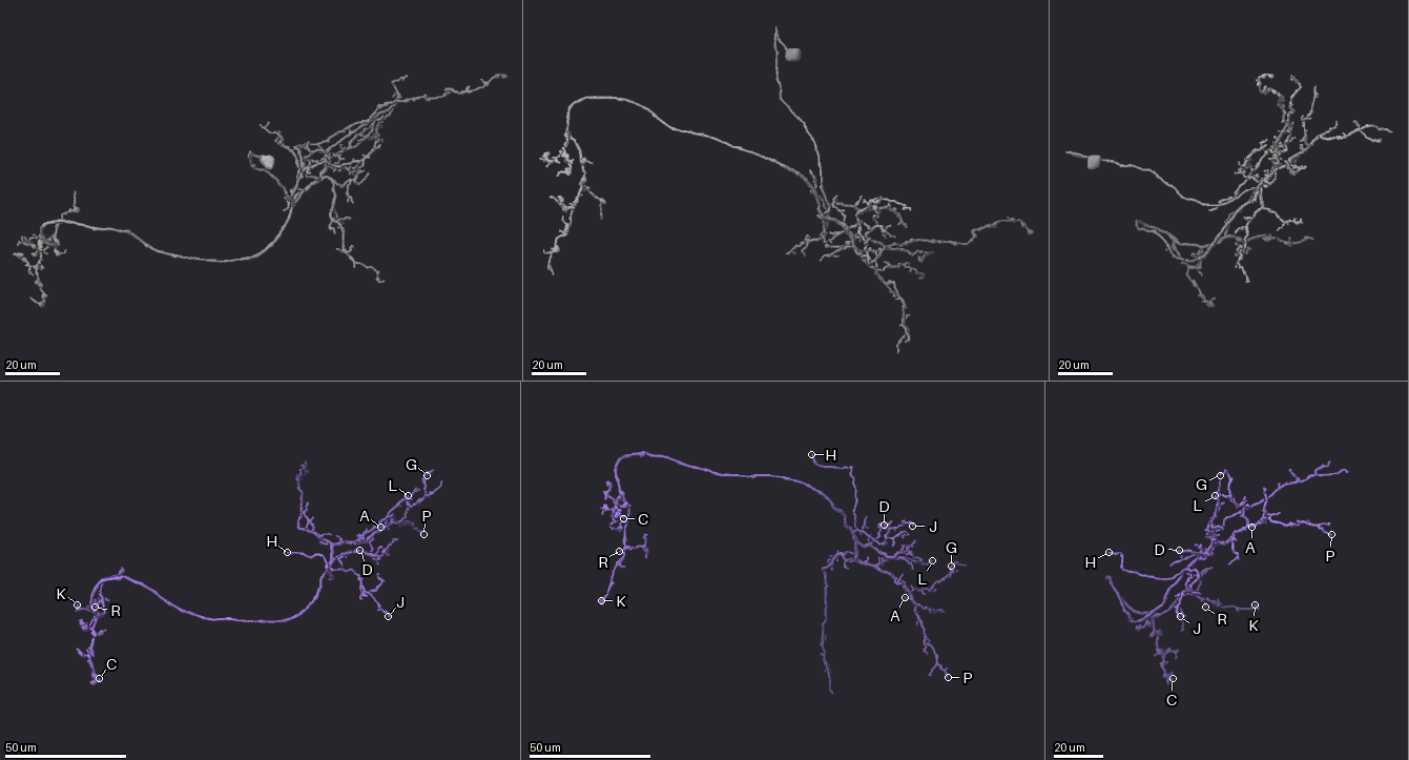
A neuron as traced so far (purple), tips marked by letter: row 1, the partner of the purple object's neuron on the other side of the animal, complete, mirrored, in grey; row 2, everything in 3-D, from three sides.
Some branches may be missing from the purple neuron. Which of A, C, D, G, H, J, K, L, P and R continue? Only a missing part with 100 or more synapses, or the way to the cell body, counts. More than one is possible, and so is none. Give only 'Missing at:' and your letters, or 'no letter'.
Missing at: H

